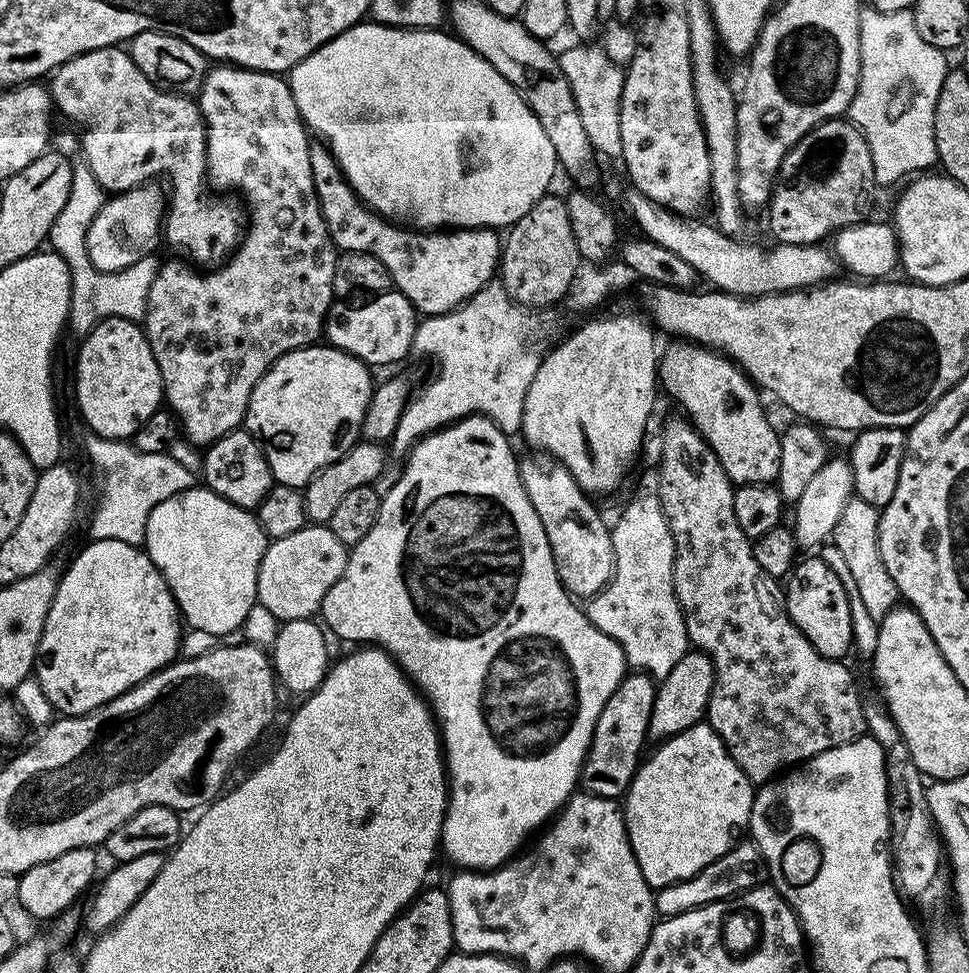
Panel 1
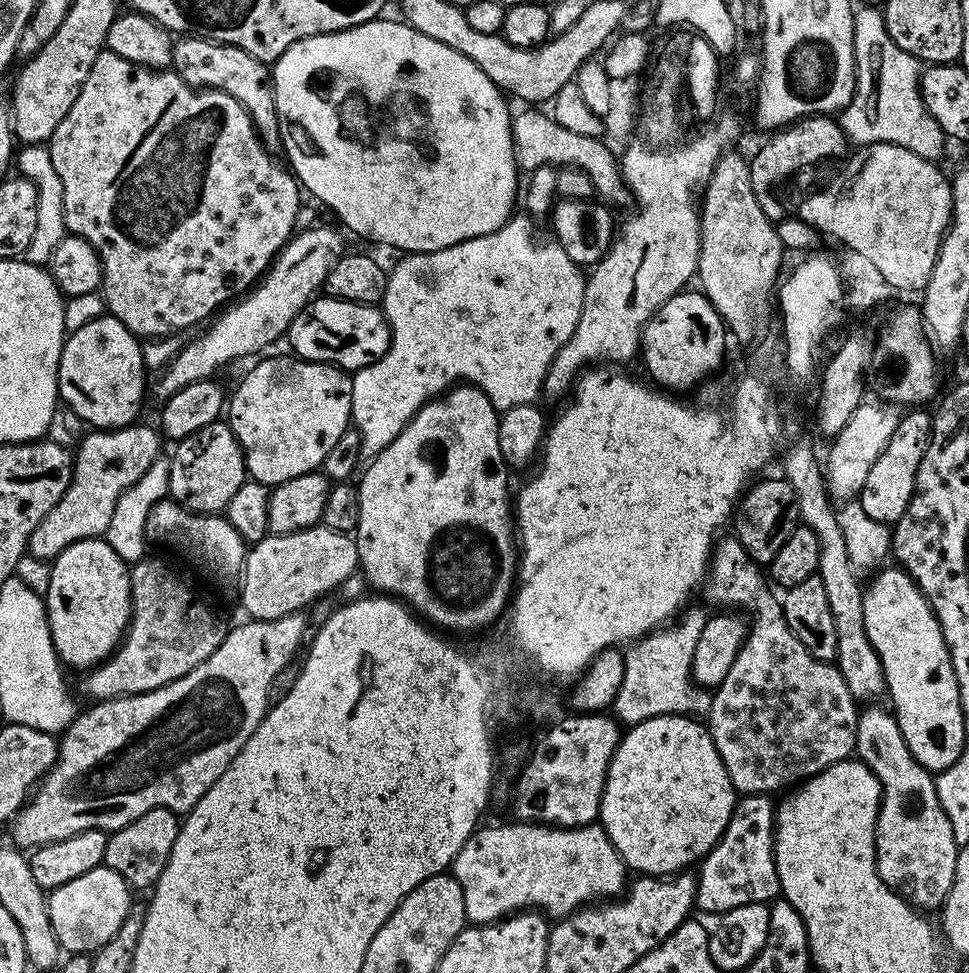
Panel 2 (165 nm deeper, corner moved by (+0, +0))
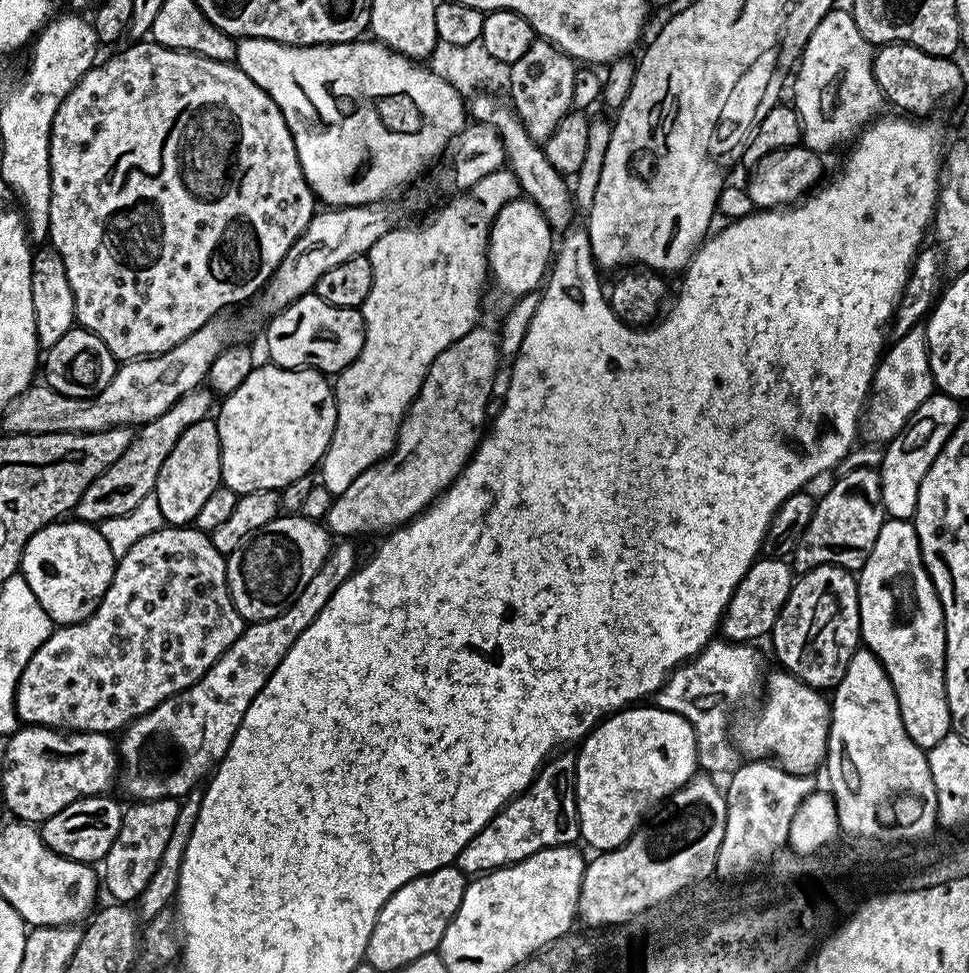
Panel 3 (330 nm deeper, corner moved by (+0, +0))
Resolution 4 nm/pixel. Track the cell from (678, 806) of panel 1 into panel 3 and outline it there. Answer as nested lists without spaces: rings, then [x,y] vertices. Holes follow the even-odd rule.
[[[629,706],[601,720],[579,745],[576,757],[576,809],[580,840],[596,848],[597,853],[609,852],[622,846],[640,827],[642,821],[661,802],[674,795],[686,782],[697,775],[696,735],[682,718],[655,706]]]

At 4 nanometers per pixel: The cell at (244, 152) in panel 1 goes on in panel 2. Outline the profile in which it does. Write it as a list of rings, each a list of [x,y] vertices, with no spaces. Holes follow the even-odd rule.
[[[185,35],[172,45],[171,67],[191,88],[216,88],[219,92],[230,94],[230,98],[238,101],[250,114],[261,144],[272,150],[281,147],[280,119],[272,93],[272,73],[265,61],[254,58],[254,54],[246,54],[246,50],[238,46],[218,44],[202,36]]]

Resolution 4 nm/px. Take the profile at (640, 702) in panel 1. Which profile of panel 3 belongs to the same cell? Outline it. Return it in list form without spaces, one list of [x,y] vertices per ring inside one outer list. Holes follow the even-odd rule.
[[[556,754],[551,757],[545,763],[544,767],[540,769],[538,775],[532,780],[532,785],[525,790],[520,792],[516,796],[512,797],[511,800],[505,804],[502,810],[498,810],[498,814],[494,814],[494,818],[490,818],[490,822],[486,822],[486,826],[478,834],[474,834],[474,838],[470,838],[470,842],[466,842],[466,846],[458,854],[458,858],[455,862],[455,867],[459,868],[465,876],[469,878],[475,878],[483,876],[489,872],[493,872],[496,868],[504,868],[508,864],[517,864],[522,862],[526,858],[530,858],[534,854],[538,854],[542,850],[547,848],[562,848],[565,846],[572,846],[580,840],[580,827],[578,826],[578,810],[576,809],[576,757],[575,755],[569,754],[569,756],[560,756],[564,754]]]

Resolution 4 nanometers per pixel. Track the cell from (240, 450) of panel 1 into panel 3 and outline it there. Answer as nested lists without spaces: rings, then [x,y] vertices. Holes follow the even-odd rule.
[[[215,419],[194,422],[174,442],[174,450],[170,450],[170,458],[162,462],[162,470],[158,470],[158,482],[154,495],[158,498],[158,507],[162,510],[162,518],[168,526],[188,526],[193,523],[202,510],[202,505],[210,499],[222,481],[222,442],[218,442],[218,426]]]

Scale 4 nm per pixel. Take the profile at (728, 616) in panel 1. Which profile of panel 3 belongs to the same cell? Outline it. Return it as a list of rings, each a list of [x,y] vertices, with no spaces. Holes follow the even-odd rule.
[[[769,671],[763,681],[764,701],[761,702],[760,709],[748,712],[745,716],[737,715],[731,721],[732,743],[741,757],[748,760],[769,759],[790,774],[812,776],[815,768],[819,764],[821,767],[828,758],[828,735],[832,717],[829,697],[821,689],[812,688],[789,672],[775,671]]]

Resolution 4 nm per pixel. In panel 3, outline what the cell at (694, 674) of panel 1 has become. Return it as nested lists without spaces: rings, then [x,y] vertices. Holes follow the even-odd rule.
[[[760,558],[750,566],[750,570],[738,582],[734,594],[724,611],[724,618],[720,621],[719,631],[723,639],[734,644],[760,642],[769,635],[782,610],[786,606],[786,598],[790,598],[790,590],[794,583],[794,569],[784,558]]]

